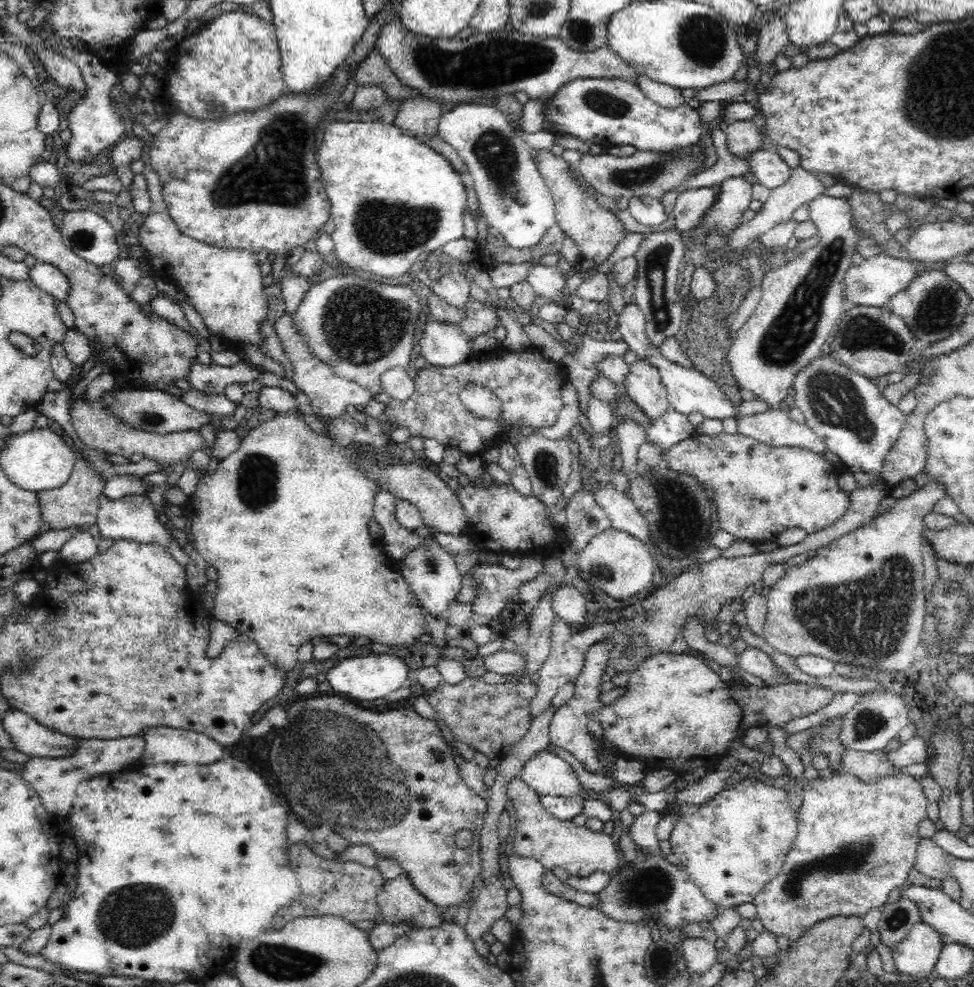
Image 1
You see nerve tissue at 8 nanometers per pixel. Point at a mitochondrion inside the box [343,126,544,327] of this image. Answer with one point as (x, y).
(387, 230)

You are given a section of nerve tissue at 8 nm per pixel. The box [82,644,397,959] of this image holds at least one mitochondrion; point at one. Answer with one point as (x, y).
(134, 916)

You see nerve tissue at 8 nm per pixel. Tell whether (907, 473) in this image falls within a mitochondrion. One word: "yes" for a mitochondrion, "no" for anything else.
no

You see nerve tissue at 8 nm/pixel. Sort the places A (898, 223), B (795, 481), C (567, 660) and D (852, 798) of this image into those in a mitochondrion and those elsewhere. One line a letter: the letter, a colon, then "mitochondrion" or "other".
A: other
B: other
C: other
D: other

